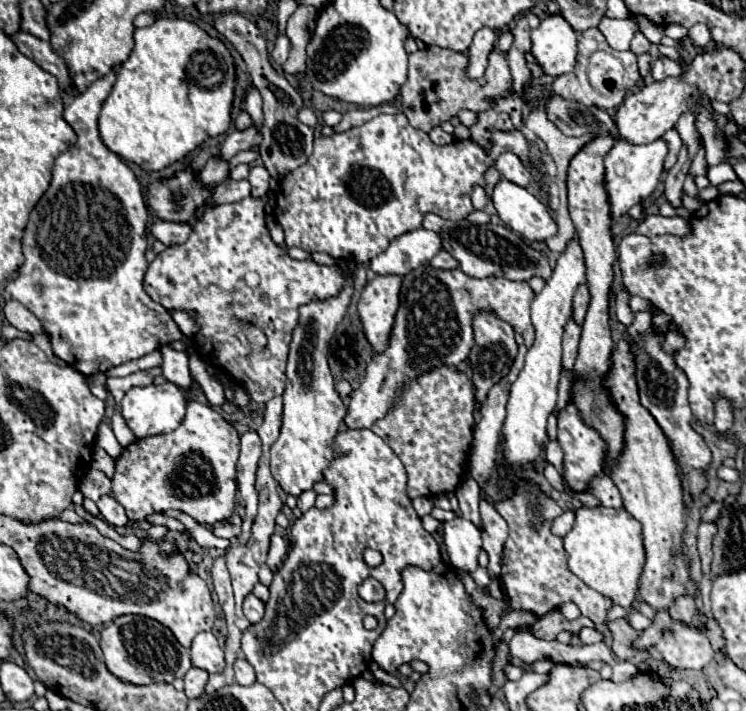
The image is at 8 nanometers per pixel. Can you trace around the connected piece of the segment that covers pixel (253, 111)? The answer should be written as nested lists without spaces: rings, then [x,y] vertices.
[[[250,88],[250,90],[248,90],[246,110],[248,110],[248,114],[252,116],[252,122],[260,128],[260,126],[262,126],[262,98],[260,98],[260,92],[258,92],[256,88]]]

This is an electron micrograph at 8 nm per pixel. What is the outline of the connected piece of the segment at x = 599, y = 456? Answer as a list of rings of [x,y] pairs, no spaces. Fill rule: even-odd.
[[[568,402],[564,410],[558,412],[558,442],[564,450],[564,470],[566,470],[566,480],[574,492],[584,492],[588,490],[592,478],[600,476],[606,472],[606,458],[608,458],[608,444],[604,438],[588,426],[580,414],[580,410]]]

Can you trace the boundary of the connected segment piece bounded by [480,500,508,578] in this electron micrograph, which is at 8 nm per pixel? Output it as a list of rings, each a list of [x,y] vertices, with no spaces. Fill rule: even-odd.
[[[480,502],[480,514],[484,520],[484,530],[482,530],[482,538],[484,538],[484,550],[490,556],[488,562],[488,574],[492,578],[496,578],[496,574],[500,574],[500,550],[502,550],[502,542],[508,536],[508,524],[506,520],[488,504],[488,502]]]

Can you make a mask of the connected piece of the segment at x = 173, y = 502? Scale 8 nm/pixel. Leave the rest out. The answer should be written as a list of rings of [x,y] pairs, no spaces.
[[[188,402],[182,424],[170,434],[148,436],[126,446],[116,460],[112,478],[112,496],[124,506],[130,522],[144,522],[146,516],[166,510],[180,510],[192,516],[198,524],[214,524],[226,520],[234,512],[236,496],[236,458],[240,454],[238,432],[216,410],[200,402]]]

